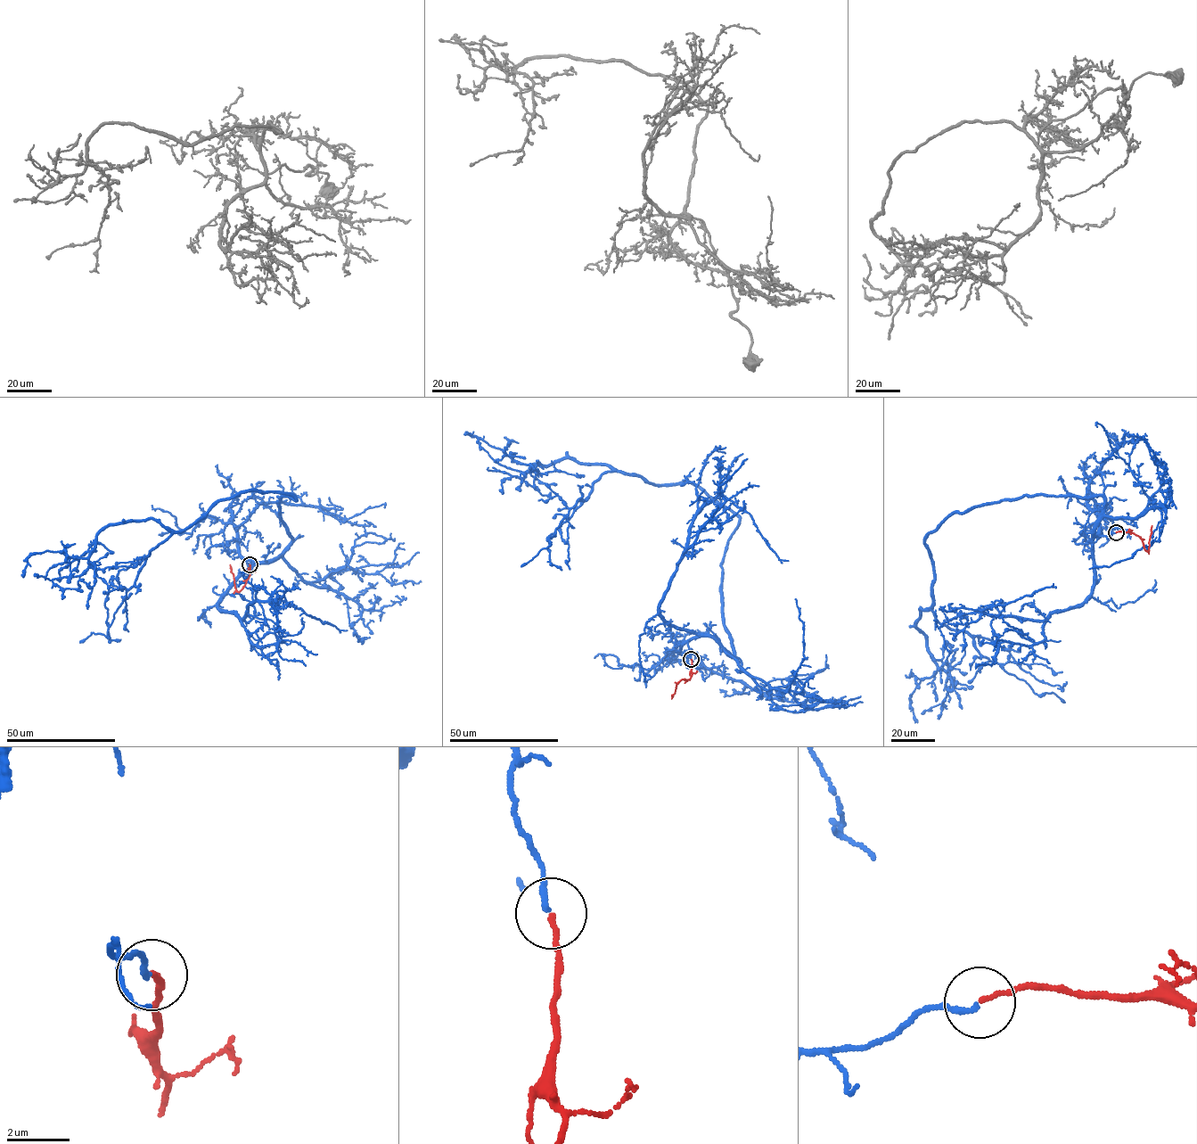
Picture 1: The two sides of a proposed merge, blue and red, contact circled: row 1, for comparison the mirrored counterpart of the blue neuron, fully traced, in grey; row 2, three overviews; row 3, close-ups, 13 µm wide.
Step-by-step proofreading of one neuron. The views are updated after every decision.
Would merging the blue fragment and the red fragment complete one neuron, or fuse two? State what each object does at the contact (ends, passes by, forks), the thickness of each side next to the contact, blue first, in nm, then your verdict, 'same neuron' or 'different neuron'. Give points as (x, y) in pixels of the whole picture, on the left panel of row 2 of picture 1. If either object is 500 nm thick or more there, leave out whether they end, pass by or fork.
blue ends | red ends | 180/150 nm | same neuron

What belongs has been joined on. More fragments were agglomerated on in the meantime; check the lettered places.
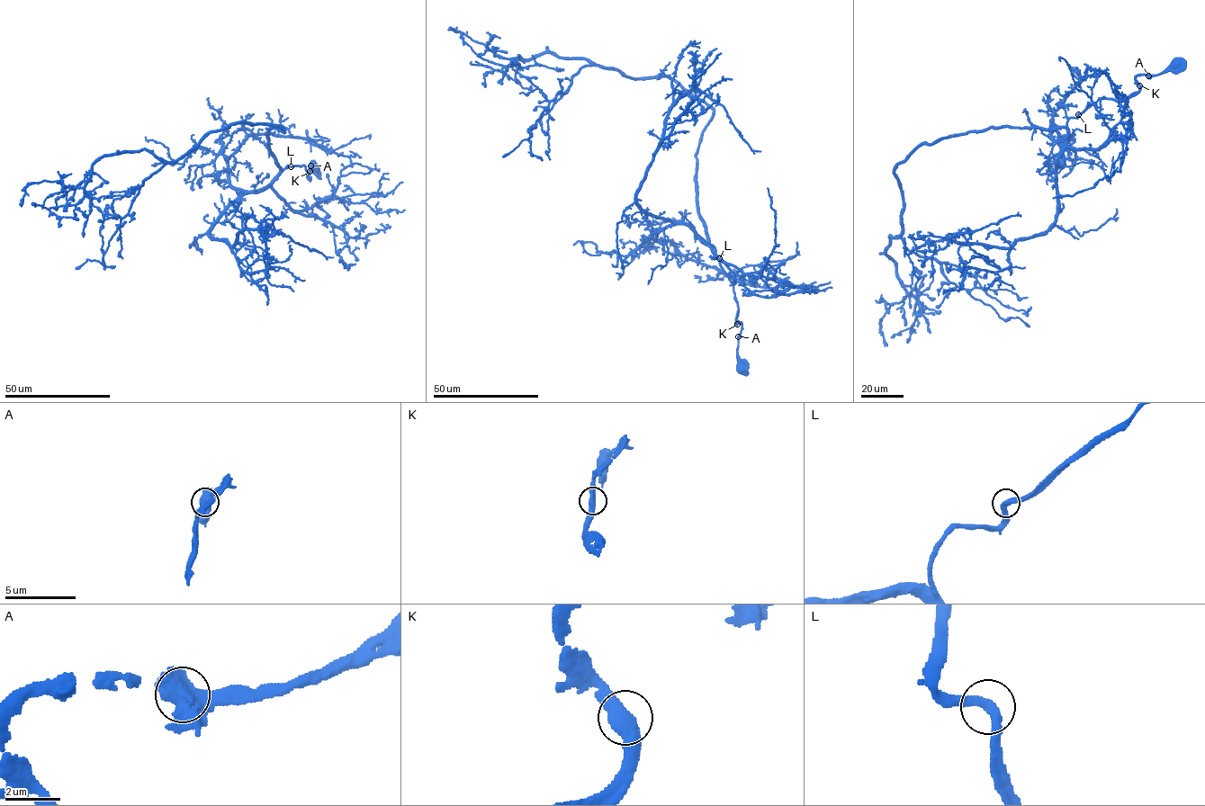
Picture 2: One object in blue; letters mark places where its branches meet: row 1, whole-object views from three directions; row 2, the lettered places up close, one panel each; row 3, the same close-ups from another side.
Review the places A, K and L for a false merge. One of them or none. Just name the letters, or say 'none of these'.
none of these

